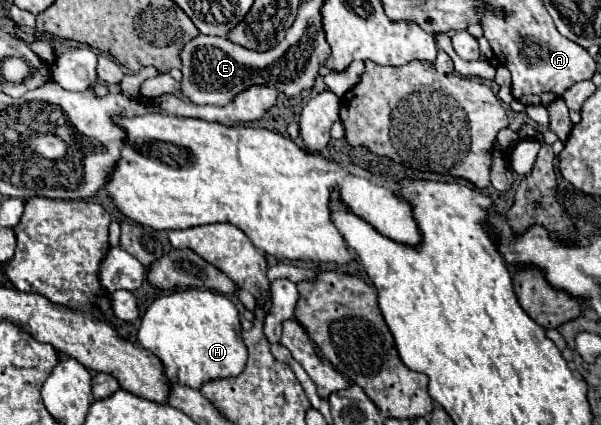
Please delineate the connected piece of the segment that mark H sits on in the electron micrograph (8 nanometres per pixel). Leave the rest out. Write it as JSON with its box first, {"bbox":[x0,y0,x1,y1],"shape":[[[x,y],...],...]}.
{"bbox":[138,289,248,389],"shape":[[[186,289],[162,295],[146,309],[138,329],[138,341],[144,349],[158,355],[172,383],[200,389],[208,381],[236,377],[244,371],[248,351],[240,333],[238,311],[226,295]]]}

